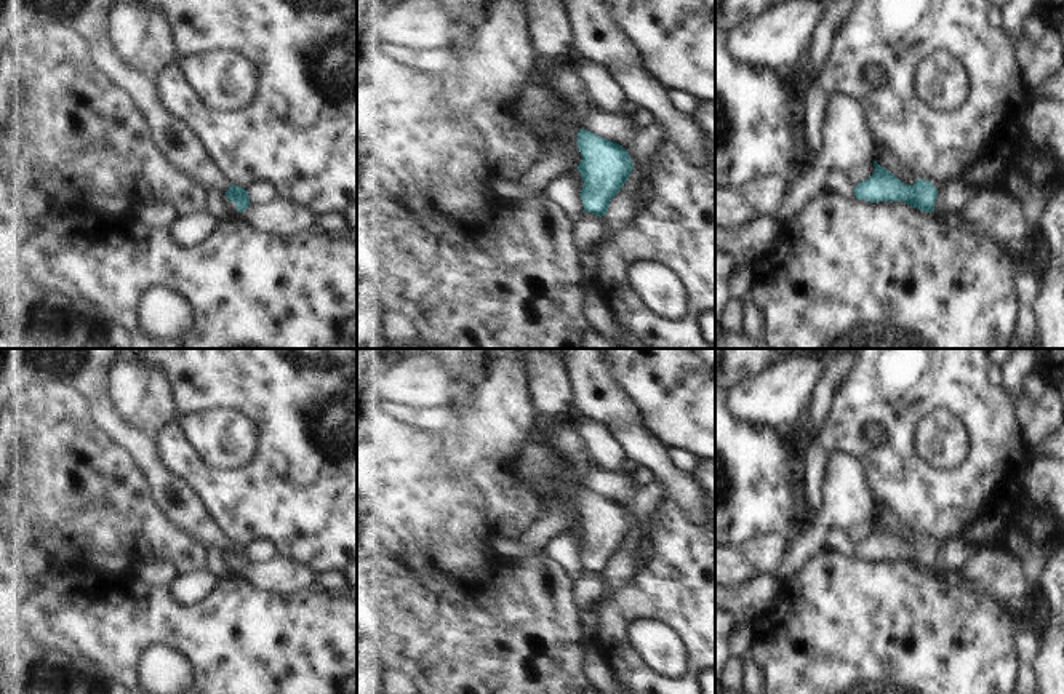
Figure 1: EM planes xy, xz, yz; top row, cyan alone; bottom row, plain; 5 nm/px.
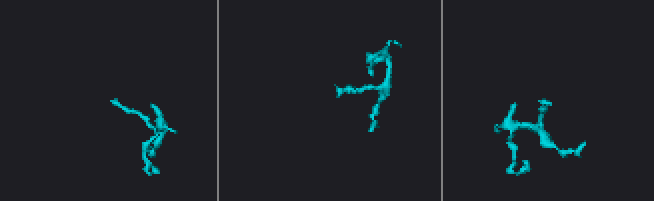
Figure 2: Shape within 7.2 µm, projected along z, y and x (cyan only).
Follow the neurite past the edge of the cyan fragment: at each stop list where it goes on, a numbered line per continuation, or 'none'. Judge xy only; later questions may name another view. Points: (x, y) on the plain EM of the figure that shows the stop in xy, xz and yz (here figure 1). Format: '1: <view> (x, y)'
1: xy (90, 371)

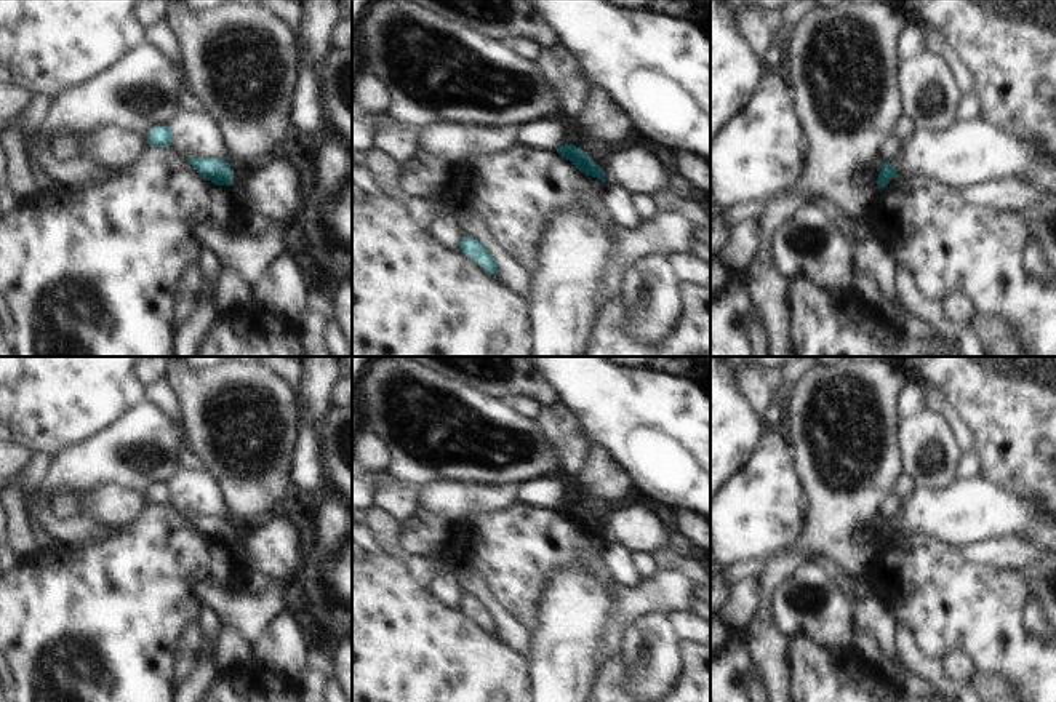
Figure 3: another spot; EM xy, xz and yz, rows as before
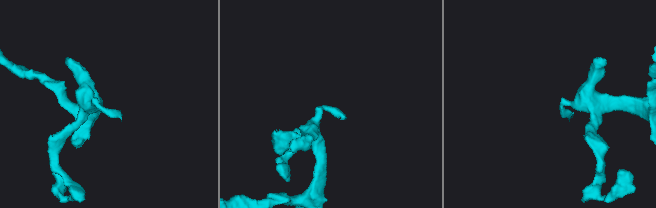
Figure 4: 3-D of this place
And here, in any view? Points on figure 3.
none

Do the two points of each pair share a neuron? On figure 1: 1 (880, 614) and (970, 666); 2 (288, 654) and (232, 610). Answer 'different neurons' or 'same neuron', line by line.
1: same neuron
2: same neuron

